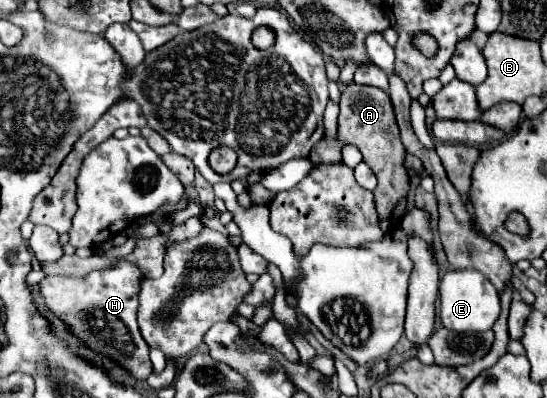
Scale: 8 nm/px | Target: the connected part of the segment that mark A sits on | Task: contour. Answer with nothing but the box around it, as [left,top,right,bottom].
[309,84,409,218]

